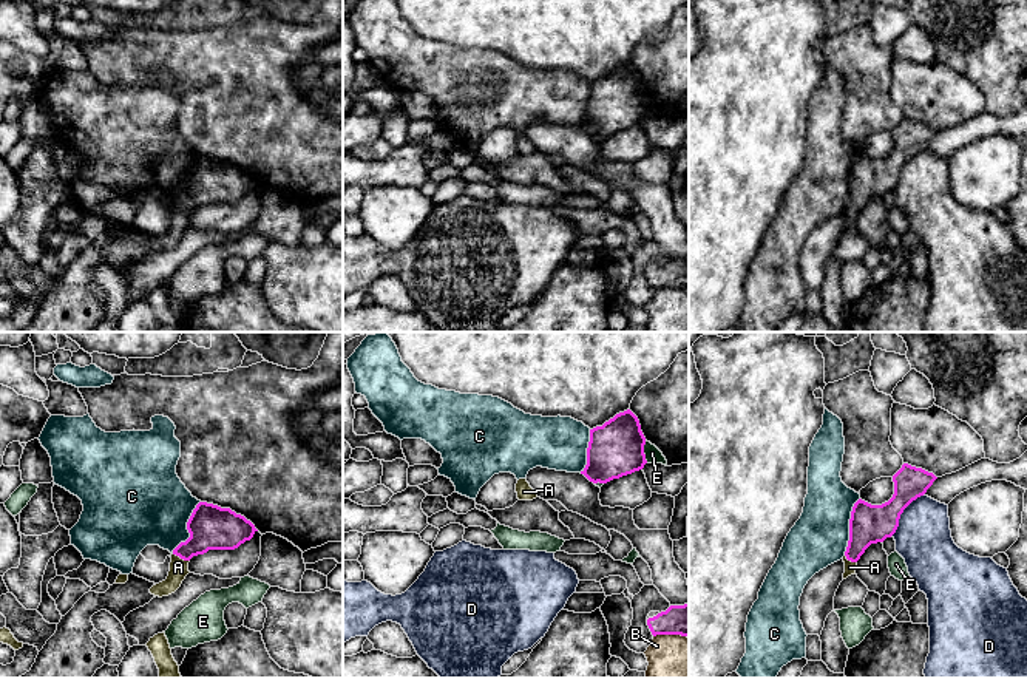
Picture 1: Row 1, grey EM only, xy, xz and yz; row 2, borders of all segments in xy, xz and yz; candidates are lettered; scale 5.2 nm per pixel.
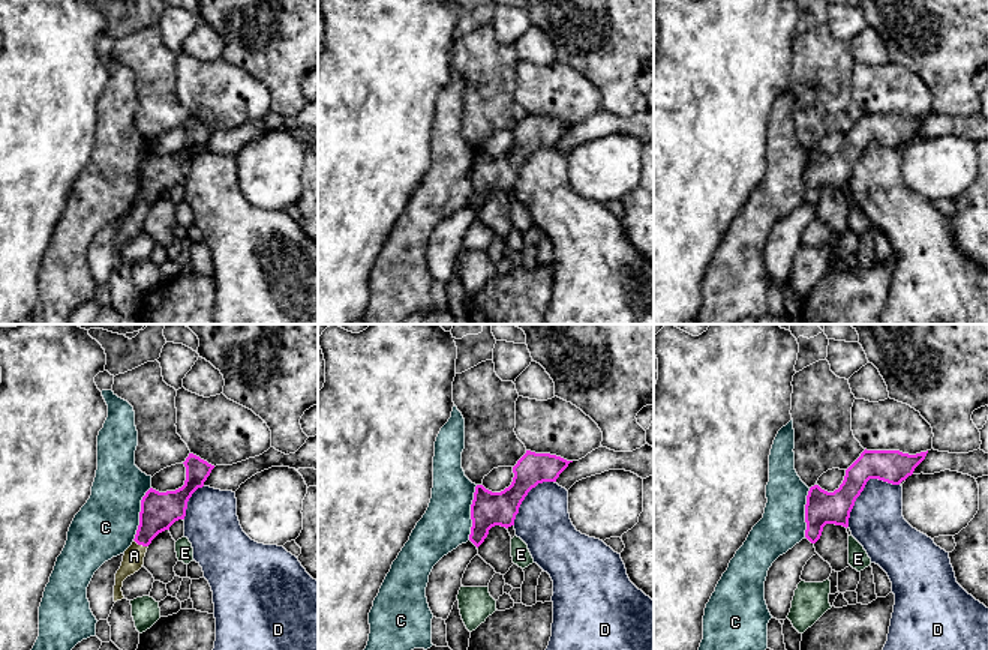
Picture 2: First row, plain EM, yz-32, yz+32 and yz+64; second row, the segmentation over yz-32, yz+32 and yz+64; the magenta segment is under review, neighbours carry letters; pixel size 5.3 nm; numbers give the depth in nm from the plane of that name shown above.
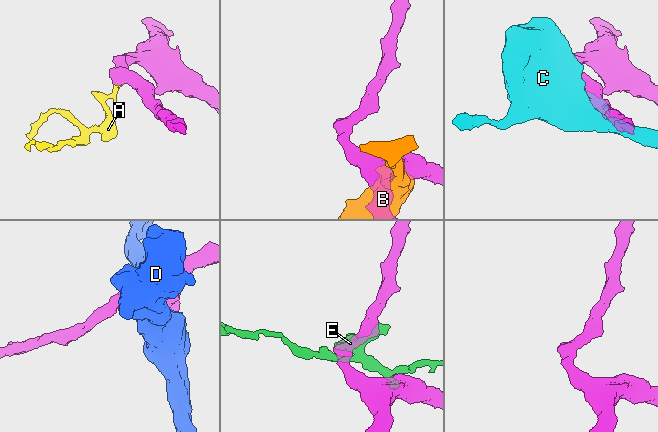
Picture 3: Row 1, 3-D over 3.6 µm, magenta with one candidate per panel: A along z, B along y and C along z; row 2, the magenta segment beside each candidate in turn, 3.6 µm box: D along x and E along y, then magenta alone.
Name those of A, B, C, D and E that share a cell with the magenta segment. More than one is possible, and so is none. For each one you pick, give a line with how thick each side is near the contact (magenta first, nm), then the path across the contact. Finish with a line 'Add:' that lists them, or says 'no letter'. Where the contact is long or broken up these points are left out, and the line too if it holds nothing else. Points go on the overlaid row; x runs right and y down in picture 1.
A: 240 nm thick on the magenta side, 100 nm on the other; runs through xy (210, 527), (181, 558), (178, 567)
Add: A

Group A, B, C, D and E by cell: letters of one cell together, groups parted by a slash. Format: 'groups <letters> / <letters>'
groups A / B / C / D / E

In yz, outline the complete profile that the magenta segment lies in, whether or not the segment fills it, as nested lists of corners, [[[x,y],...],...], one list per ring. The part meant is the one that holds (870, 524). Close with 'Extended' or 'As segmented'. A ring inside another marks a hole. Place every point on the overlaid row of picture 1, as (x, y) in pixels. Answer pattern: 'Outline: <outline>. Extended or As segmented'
Outline: [[[903,463],[893,476],[894,494],[882,505],[871,505],[859,499],[851,511],[849,541],[843,556],[843,579],[856,575],[857,561],[871,544],[891,537],[903,510],[924,496],[937,477],[922,468]]]. Extended

